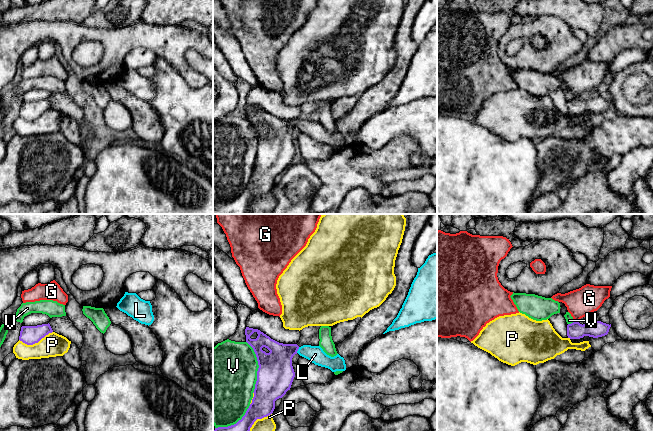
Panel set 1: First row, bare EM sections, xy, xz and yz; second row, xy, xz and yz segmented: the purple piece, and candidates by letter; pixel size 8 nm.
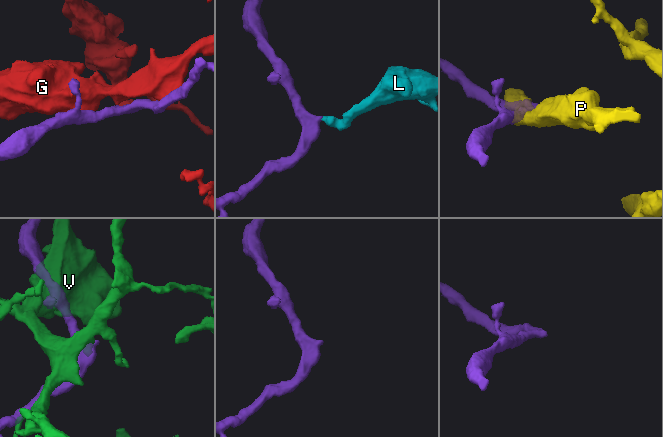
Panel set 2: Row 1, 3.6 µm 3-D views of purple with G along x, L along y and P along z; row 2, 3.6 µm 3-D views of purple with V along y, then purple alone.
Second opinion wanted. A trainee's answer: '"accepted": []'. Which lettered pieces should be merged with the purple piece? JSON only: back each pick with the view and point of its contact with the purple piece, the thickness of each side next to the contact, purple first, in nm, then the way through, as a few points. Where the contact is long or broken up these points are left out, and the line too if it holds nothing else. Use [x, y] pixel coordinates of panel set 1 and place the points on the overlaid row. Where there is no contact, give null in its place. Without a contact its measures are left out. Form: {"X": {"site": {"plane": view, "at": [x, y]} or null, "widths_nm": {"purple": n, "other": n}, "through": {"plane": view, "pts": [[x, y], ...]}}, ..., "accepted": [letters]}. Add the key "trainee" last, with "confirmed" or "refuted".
{"L": {"site": {"plane": "xz", "at": [297, 350]}, "widths_nm": {"purple": 280, "other": 140}, "through": {"plane": "xz", "pts": [[275, 372], [297, 350], [315, 354]]}}, "accepted": ["L"], "trainee": "refuted"}

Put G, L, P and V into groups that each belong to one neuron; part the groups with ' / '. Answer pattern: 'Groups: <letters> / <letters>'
Groups: G / L / P / V

